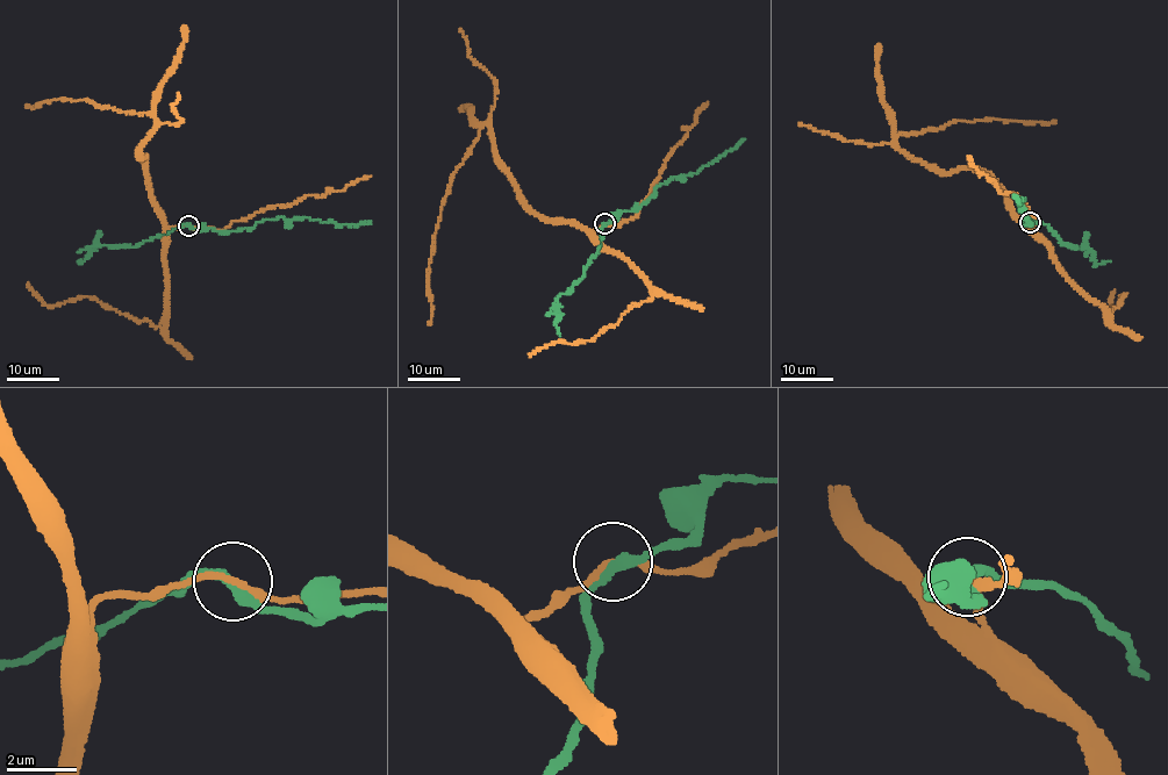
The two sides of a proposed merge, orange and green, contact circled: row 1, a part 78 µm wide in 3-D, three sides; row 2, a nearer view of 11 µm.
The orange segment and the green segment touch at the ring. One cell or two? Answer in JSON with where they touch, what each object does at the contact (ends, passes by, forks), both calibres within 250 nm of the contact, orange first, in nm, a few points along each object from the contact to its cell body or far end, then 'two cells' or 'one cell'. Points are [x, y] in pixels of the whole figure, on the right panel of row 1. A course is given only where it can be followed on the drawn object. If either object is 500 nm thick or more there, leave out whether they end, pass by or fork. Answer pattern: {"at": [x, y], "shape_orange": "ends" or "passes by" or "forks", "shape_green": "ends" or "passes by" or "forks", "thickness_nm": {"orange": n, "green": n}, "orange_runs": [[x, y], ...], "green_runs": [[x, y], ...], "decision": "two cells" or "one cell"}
{"at": [1030, 222], "shape_orange": "passes by", "shape_green": "passes by", "thickness_nm": {"orange": 180, "green": 300}, "orange_runs": [[1031, 222], [1030, 228], [1002, 186], [983, 172], [943, 171], [915, 162], [896, 137], [960, 121], [1054, 120]], "green_runs": [[1031, 222], [1031, 224], [1026, 223], [1031, 223], [1019, 208], [1019, 203], [1025, 199], [1019, 202], [1014, 195]], "decision": "two cells"}

